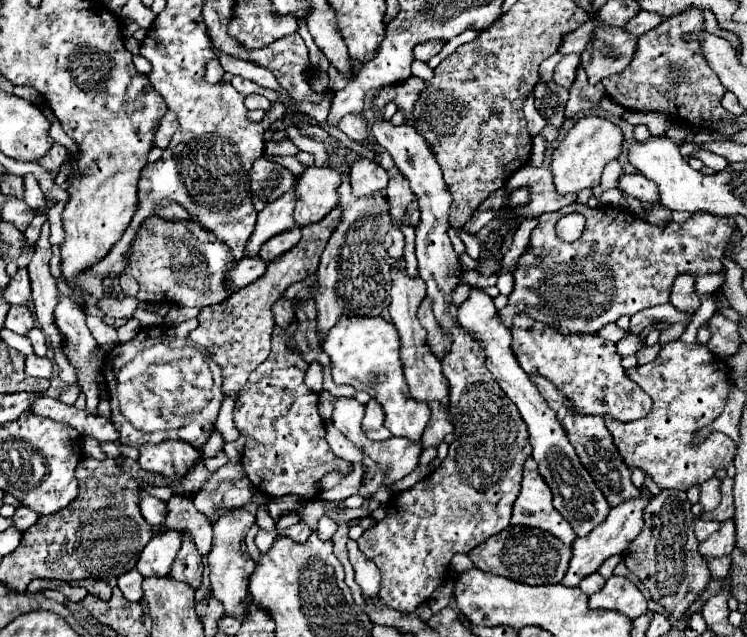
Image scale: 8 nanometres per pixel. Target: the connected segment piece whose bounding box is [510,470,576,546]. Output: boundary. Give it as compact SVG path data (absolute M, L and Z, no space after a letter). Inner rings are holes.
M524 470L522 488L514 502L510 524L534 526L560 538L566 546L572 546L576 534L568 520L564 520L552 506L552 492L538 470Z

